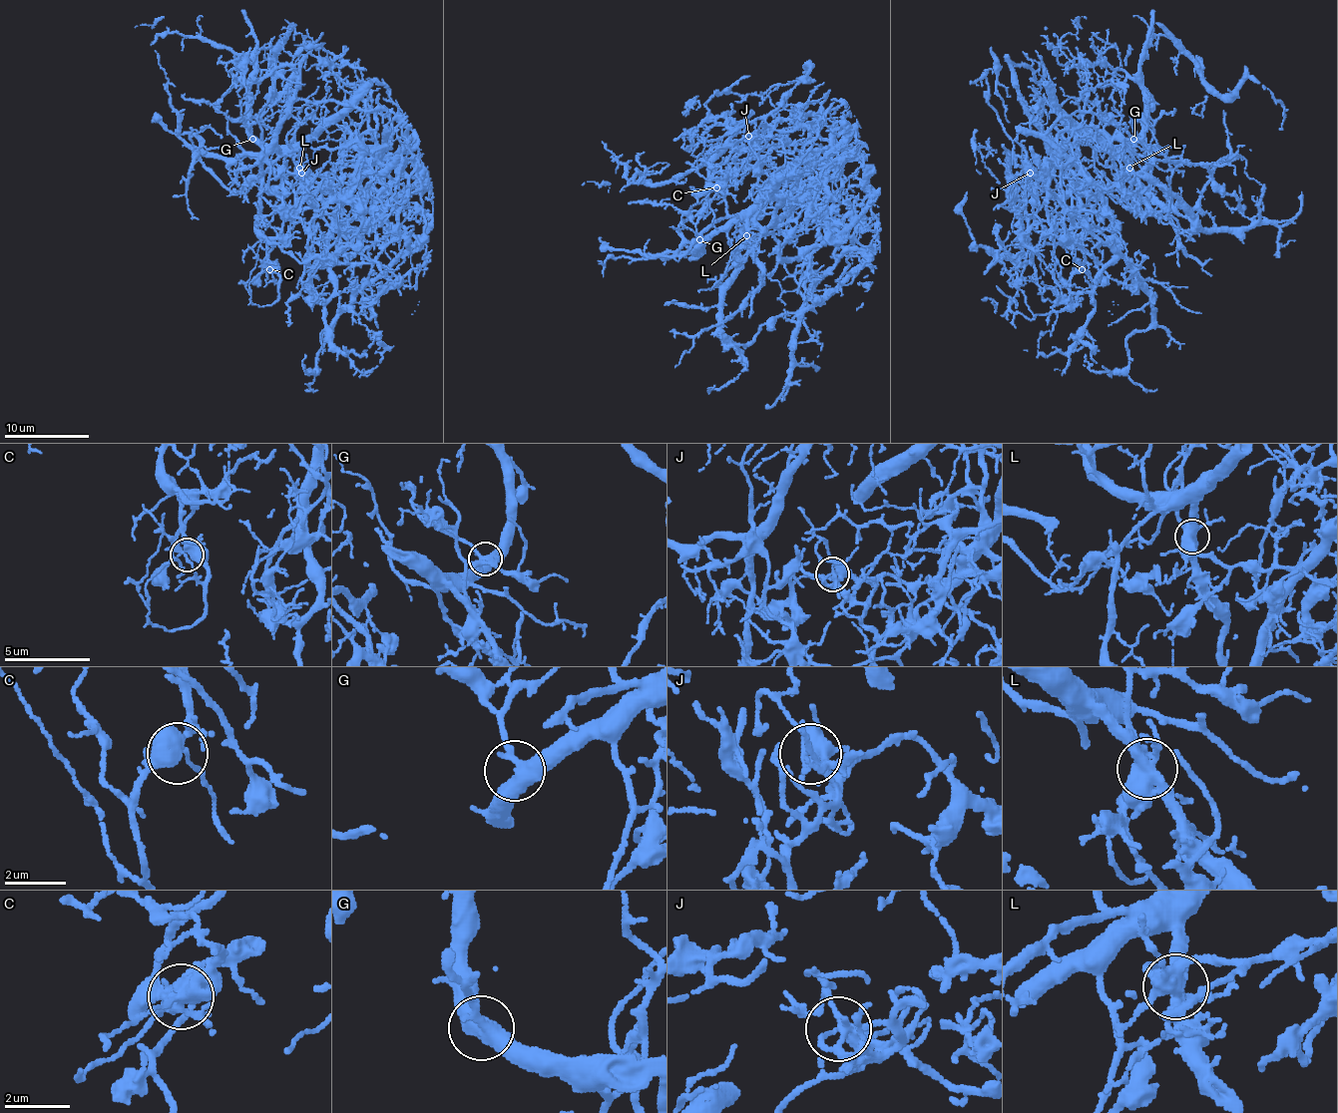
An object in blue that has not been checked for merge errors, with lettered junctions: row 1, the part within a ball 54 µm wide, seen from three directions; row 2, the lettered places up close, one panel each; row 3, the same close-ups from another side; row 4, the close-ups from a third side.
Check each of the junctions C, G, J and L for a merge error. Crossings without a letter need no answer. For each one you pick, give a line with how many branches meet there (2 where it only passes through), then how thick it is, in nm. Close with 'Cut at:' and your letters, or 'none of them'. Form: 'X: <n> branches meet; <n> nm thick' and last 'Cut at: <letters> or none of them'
J: 5 branches meet; 340 nm thick
L: 6 branches meet; 550 nm thick
Cut at: J, L

